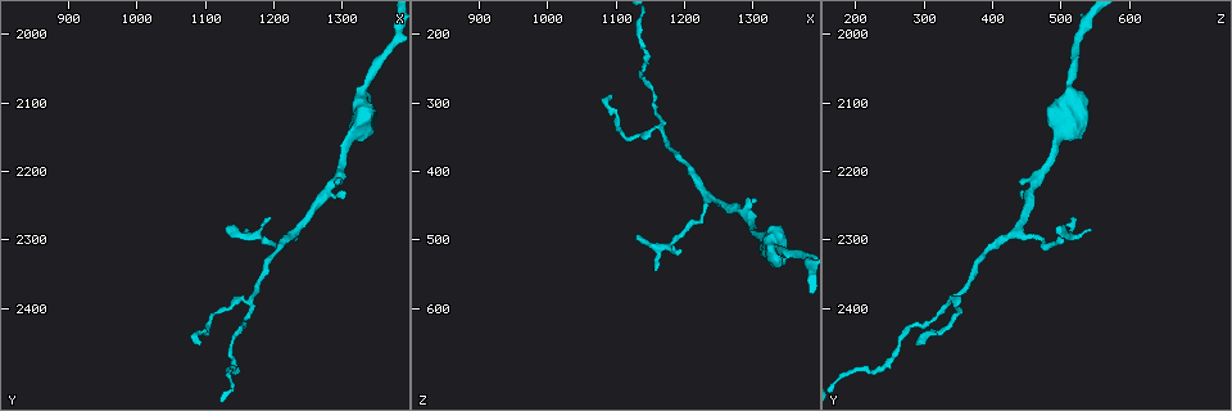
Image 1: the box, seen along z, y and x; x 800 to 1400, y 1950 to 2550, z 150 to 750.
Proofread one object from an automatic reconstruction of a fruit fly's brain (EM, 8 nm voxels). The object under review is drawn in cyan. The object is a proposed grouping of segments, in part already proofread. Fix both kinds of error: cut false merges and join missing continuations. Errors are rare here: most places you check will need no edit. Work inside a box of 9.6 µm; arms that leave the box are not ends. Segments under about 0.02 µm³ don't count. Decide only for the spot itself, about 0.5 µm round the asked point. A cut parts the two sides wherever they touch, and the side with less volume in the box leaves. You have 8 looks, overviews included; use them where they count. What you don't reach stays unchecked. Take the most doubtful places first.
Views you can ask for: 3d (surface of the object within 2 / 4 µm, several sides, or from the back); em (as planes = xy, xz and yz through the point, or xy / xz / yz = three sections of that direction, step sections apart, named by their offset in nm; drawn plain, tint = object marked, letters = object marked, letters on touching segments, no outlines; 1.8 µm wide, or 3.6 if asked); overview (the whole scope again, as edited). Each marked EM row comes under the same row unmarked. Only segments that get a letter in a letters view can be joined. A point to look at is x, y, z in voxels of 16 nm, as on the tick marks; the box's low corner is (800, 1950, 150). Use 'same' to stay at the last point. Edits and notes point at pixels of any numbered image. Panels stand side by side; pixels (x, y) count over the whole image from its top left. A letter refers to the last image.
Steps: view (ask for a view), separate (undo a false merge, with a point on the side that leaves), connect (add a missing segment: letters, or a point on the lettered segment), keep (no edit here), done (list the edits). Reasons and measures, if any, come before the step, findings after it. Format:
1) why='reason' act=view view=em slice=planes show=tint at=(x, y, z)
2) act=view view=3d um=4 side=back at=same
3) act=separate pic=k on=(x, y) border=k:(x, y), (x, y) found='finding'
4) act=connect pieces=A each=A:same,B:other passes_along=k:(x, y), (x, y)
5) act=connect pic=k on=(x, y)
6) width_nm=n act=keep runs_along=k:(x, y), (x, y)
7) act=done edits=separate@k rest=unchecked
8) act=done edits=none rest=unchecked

why='three-way junction' act=view view=3d um=4 at=(1235, 2290, 440)

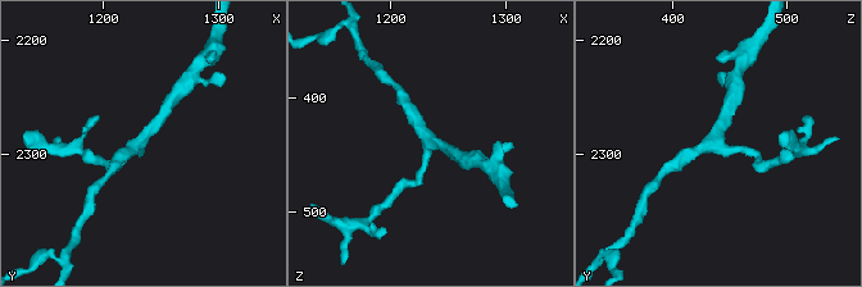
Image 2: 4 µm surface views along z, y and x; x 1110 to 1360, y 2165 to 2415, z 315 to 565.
act=view view=em slice=xz step=8 show=tint at=(1234, 2288, 436)

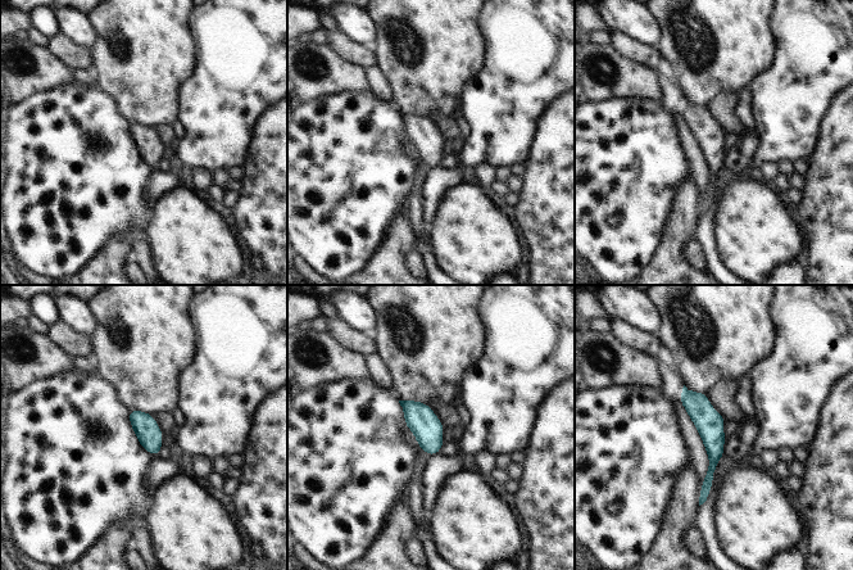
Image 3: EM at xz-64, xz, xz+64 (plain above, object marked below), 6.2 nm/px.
act=view view=em slice=planes show=letters at=same

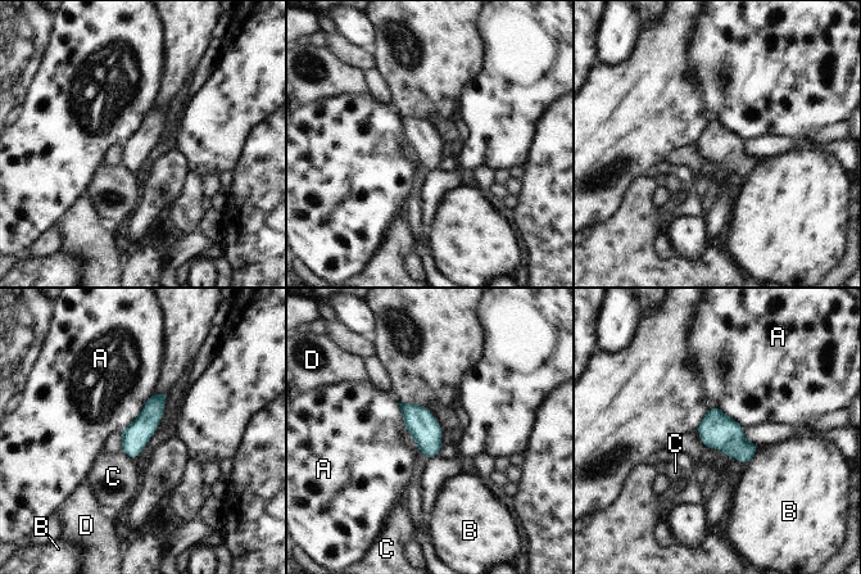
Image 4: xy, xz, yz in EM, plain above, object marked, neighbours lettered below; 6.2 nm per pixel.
act=keep each=A:other,B:other,C:other,D:other border=4:(154, 393), (121, 432) found='one neuron here'

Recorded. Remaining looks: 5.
why='an open end' act=view view=3d um=2 at=(1095, 2455, 285)

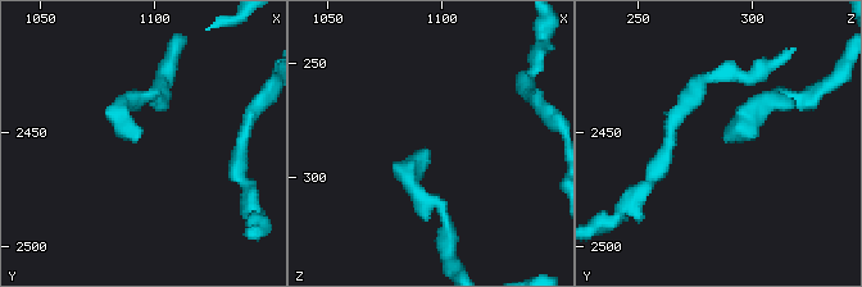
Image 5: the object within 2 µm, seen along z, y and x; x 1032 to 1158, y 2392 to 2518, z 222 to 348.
act=view view=em slice=xy step=4 show=letters at=(1093, 2453, 286)

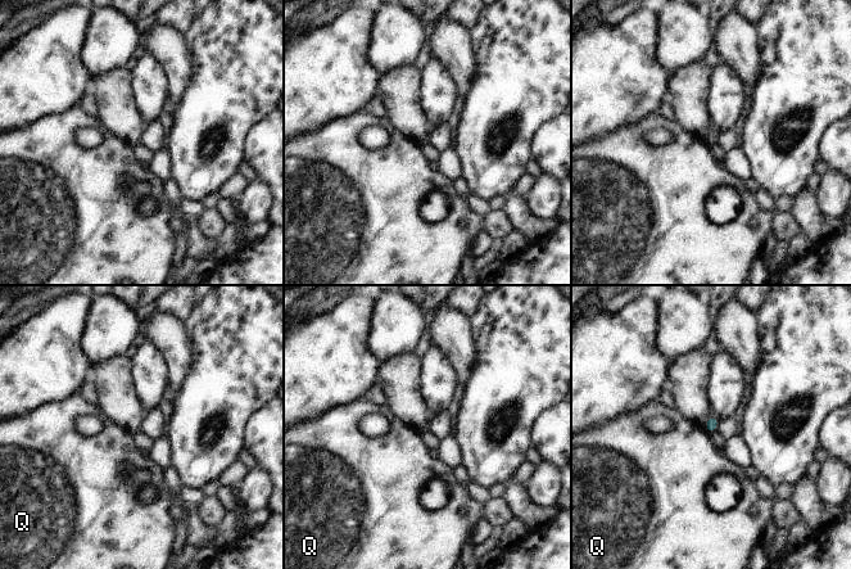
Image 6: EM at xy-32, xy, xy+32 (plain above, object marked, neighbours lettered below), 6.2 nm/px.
act=view view=em slice=planes show=letters at=same

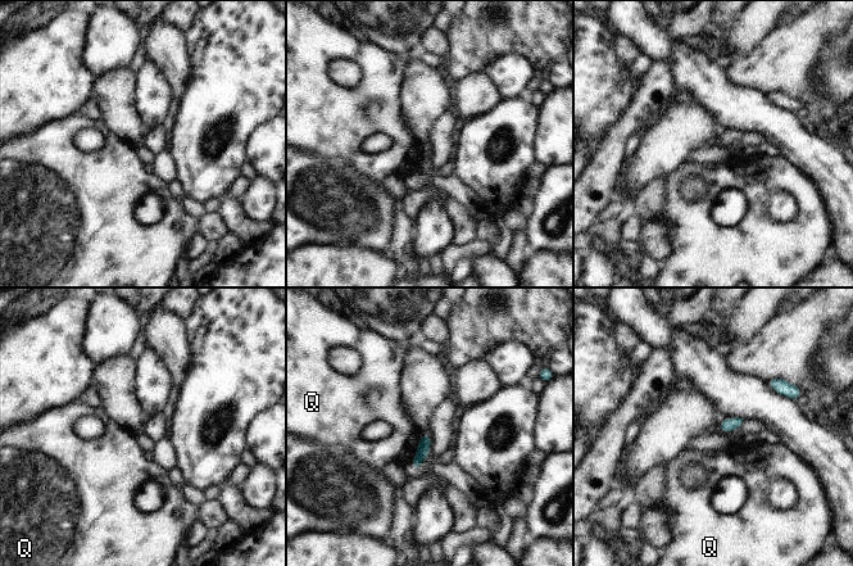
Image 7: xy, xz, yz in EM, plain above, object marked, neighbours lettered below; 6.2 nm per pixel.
width_nm=80 act=keep each=Q:other border=7:(422, 435), (412, 460), (414, 470) found='no lettered segment goes on from it'

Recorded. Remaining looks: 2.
why='thin end' act=view view=3d um=2 at=(1130, 2285, 495)

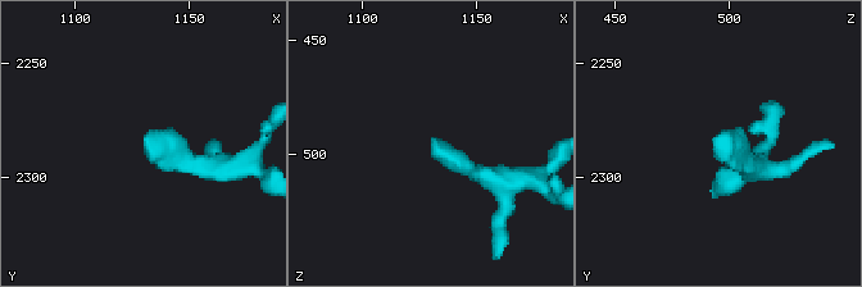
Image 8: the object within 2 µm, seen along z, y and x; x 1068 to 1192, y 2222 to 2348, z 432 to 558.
act=view view=em slice=xz step=8 show=letters at=(1132, 2288, 495)

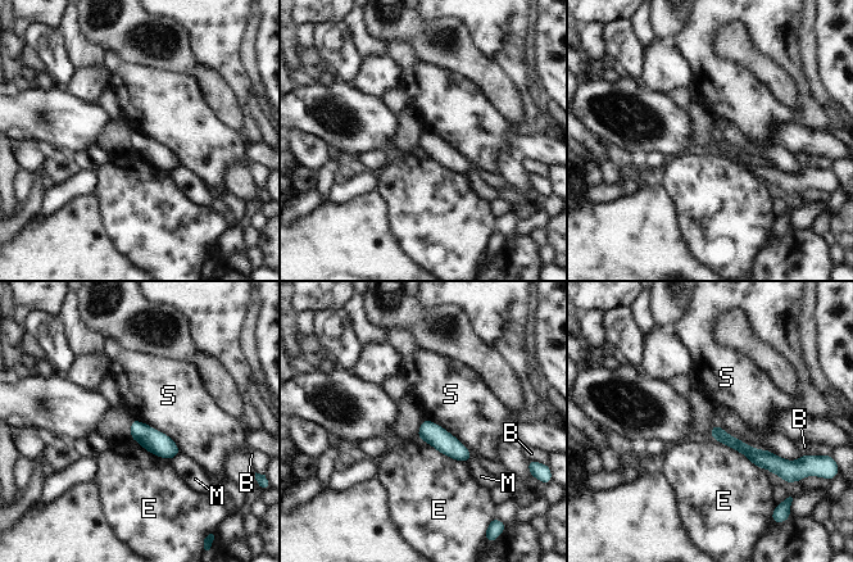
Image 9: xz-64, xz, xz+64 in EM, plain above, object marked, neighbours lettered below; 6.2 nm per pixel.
act=keep each=B:other,E:other,M:other,S:other border=9:(134, 417), (163, 431), (180, 454) found='none of them fits'

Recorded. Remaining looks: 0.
act=done edits=none rest=unchecked

